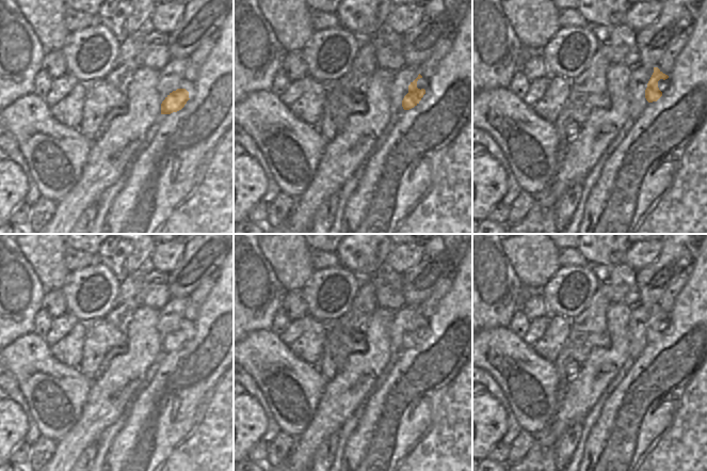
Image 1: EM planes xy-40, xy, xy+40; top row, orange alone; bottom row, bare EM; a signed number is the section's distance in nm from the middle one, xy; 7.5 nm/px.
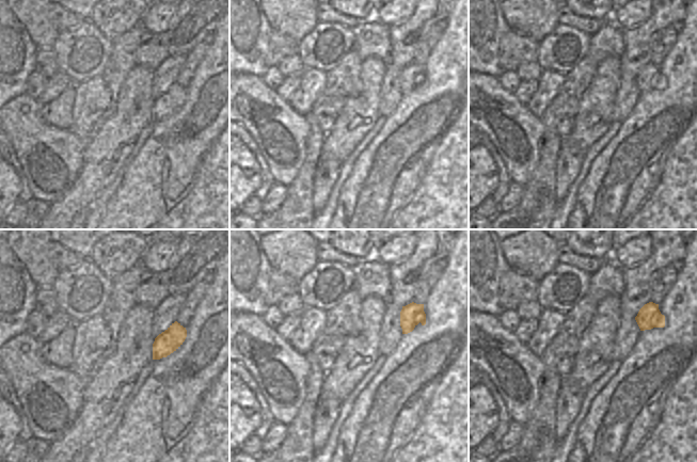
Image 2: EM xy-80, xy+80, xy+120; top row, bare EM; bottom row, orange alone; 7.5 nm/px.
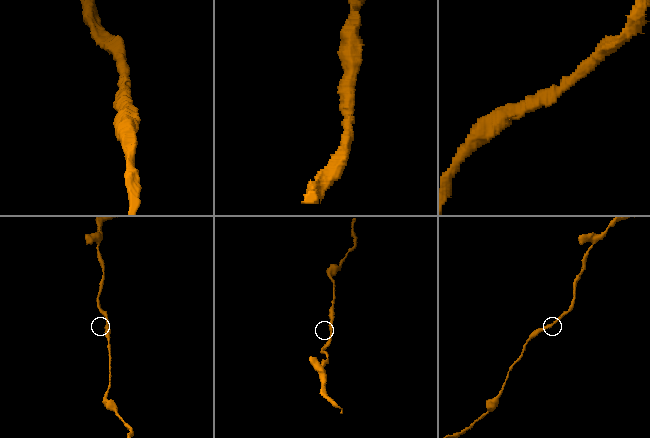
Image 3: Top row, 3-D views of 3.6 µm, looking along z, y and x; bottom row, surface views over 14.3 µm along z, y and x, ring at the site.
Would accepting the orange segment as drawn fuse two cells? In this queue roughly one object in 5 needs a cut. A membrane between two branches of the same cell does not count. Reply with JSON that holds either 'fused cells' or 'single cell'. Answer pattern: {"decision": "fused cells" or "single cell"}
{"decision": "single cell"}

